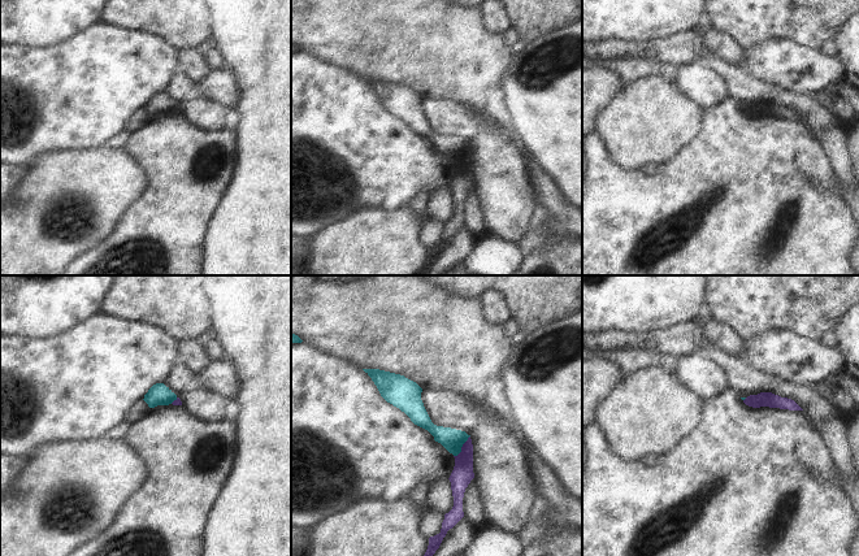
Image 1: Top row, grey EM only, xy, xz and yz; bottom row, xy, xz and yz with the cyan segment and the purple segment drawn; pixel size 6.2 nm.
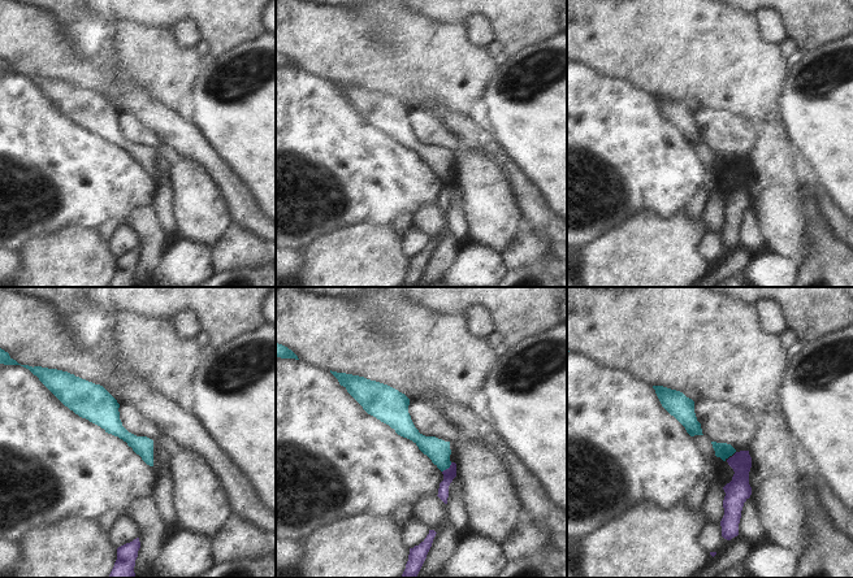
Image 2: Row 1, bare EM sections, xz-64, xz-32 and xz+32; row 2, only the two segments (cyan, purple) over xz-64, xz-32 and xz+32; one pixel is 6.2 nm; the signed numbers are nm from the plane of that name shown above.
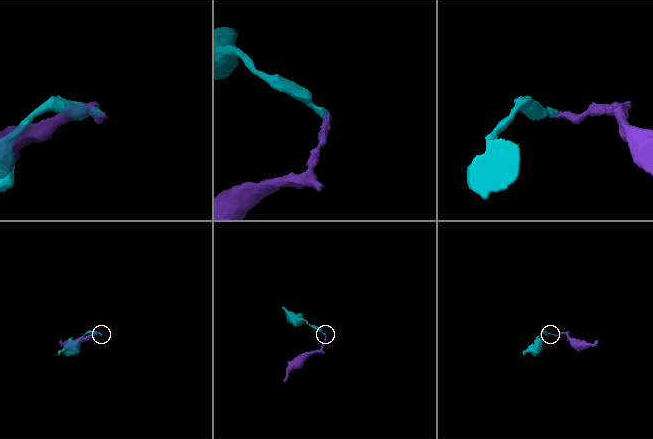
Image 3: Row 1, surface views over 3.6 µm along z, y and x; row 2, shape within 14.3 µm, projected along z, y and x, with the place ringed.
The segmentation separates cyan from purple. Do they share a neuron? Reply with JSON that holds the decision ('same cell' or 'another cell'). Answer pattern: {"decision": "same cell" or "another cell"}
{"decision": "another cell"}

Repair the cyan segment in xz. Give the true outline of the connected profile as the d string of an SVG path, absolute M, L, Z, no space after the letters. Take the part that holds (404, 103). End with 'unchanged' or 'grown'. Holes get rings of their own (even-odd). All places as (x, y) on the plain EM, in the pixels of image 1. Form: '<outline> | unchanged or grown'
M379 78L363 79L372 87L387 112L404 121L415 134L428 139L450 162L457 165L461 161L463 153L470 144L461 139L434 134L421 109L422 97L416 91Z | unchanged

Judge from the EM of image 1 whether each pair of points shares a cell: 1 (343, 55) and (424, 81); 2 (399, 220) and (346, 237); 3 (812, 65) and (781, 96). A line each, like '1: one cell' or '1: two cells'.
1: one cell
2: one cell
3: two cells

